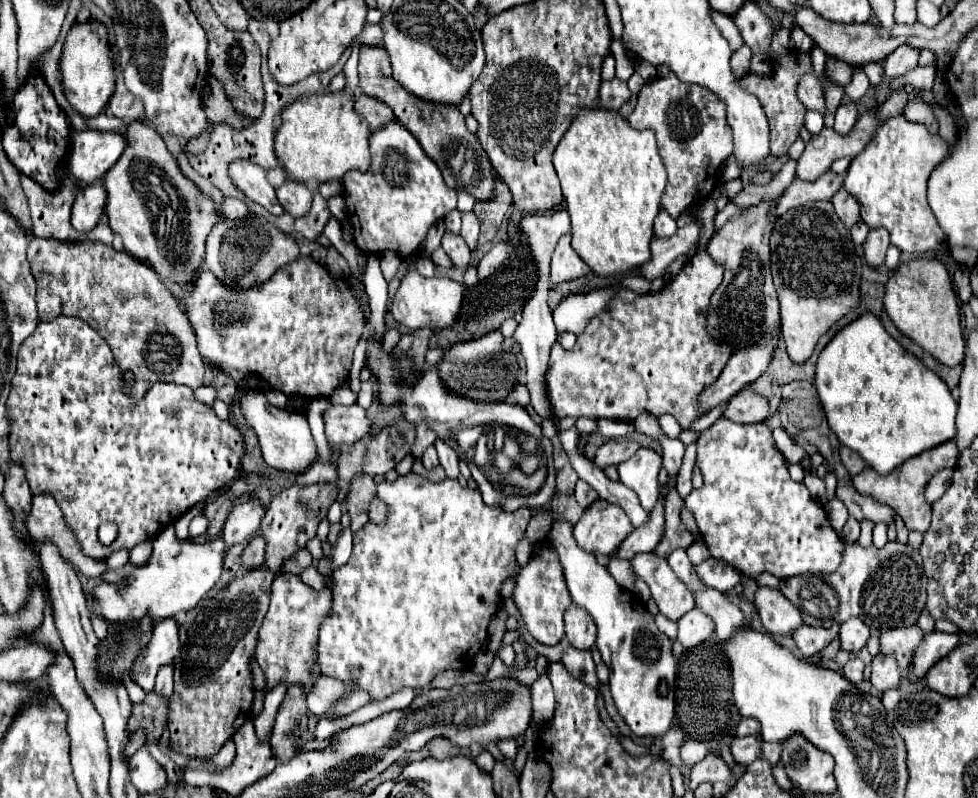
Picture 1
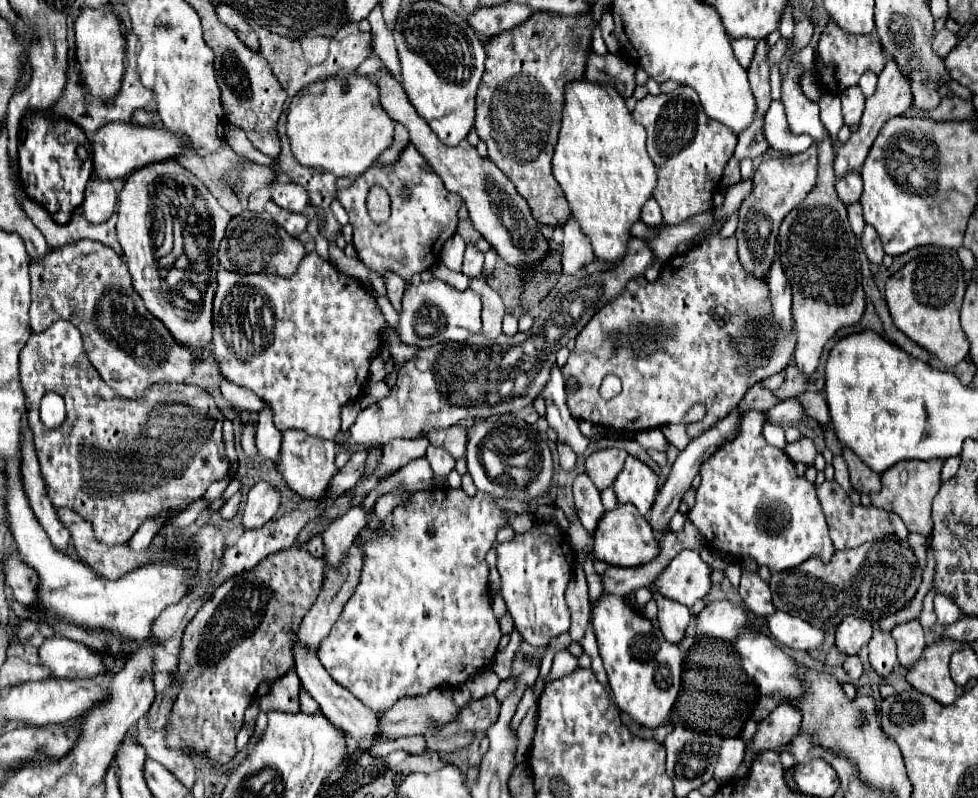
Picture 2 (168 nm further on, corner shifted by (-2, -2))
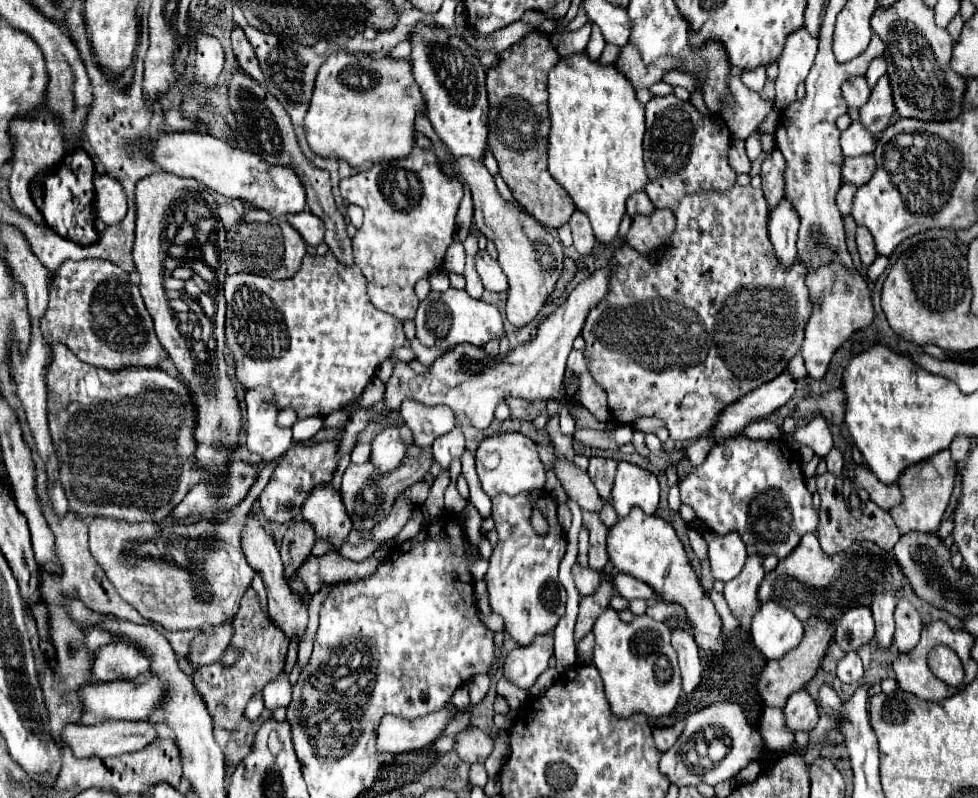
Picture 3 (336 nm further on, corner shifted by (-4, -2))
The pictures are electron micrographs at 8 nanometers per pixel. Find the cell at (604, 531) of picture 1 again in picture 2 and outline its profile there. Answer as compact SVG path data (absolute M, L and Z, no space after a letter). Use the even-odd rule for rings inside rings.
M631 503L617 505L617 509L607 511L599 519L599 525L593 533L593 557L595 559L605 561L607 565L627 567L627 565L643 565L651 561L657 553L659 553L659 545L653 535L653 529L643 517L639 517L635 505Z

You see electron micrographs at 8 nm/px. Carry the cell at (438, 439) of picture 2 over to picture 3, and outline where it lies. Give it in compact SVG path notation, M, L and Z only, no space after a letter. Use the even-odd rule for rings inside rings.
M403 401L401 419L413 429L415 443L429 449L433 441L455 427L455 413L449 407L427 407L419 401Z

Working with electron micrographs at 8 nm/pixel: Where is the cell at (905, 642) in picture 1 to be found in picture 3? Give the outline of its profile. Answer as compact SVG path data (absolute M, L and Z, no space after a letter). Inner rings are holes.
M899 599L895 609L895 645L899 647L901 653L917 645L921 629L923 623L917 609L907 599Z

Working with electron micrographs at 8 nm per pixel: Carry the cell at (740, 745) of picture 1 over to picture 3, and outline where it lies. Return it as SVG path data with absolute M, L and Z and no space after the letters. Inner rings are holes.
M797 691L785 705L785 721L791 731L811 731L819 721L819 705L807 691Z

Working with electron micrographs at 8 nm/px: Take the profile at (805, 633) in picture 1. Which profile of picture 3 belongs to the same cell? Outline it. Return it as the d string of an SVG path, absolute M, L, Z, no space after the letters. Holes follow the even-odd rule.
M767 601L753 615L751 635L753 643L767 659L777 659L797 647L803 639L803 623L793 615L793 611L775 601Z

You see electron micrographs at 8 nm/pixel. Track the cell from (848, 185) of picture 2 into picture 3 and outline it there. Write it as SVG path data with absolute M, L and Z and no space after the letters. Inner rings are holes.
M873 155L845 157L843 183L853 183L853 185L861 187L869 181L869 177L873 177L873 169L875 169L875 157Z

